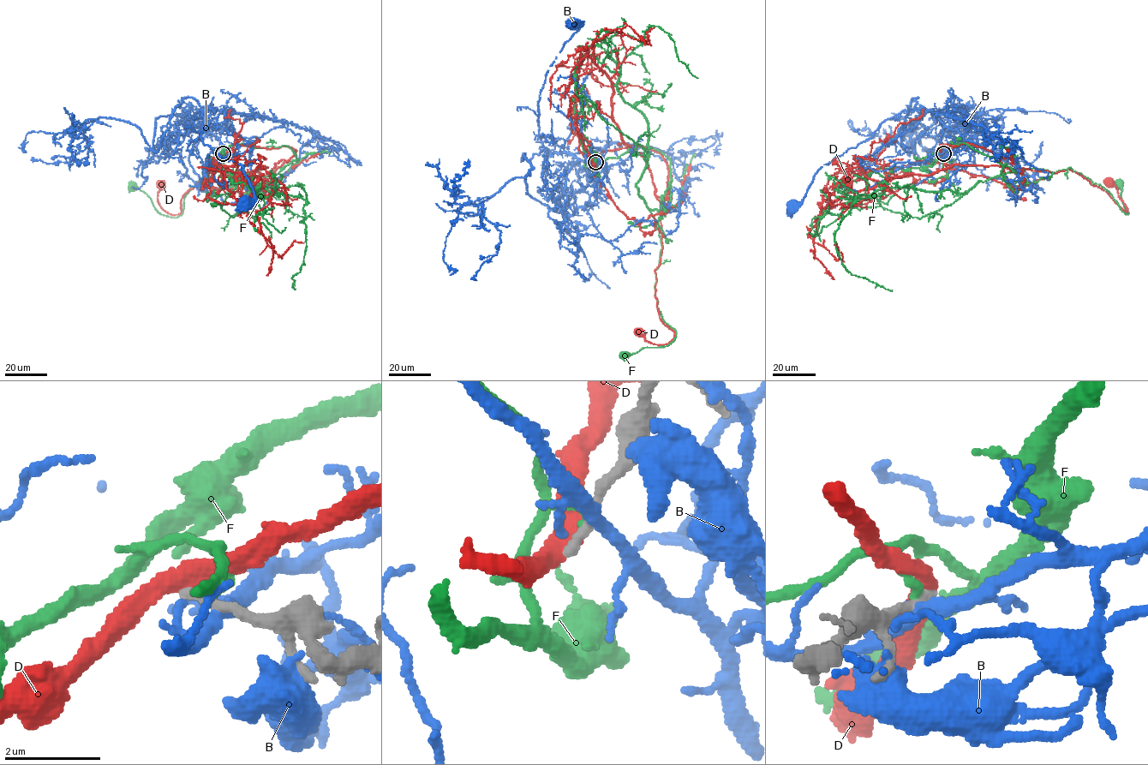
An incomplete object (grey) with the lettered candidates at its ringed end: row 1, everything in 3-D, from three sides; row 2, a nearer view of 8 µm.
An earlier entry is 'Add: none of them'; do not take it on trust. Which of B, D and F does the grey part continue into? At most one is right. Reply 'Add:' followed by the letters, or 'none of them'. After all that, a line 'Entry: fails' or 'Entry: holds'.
Add: none of them
Entry: holds

